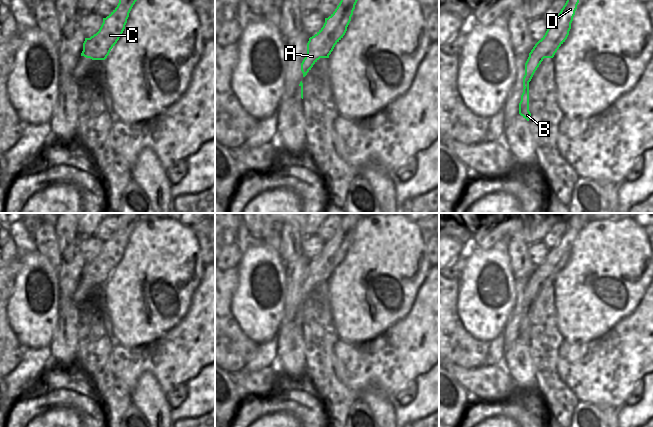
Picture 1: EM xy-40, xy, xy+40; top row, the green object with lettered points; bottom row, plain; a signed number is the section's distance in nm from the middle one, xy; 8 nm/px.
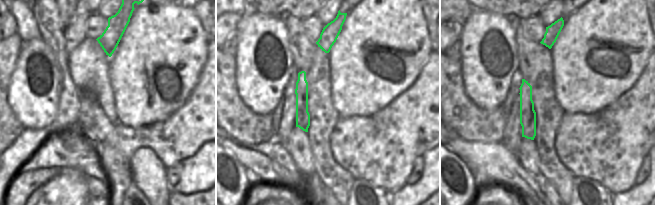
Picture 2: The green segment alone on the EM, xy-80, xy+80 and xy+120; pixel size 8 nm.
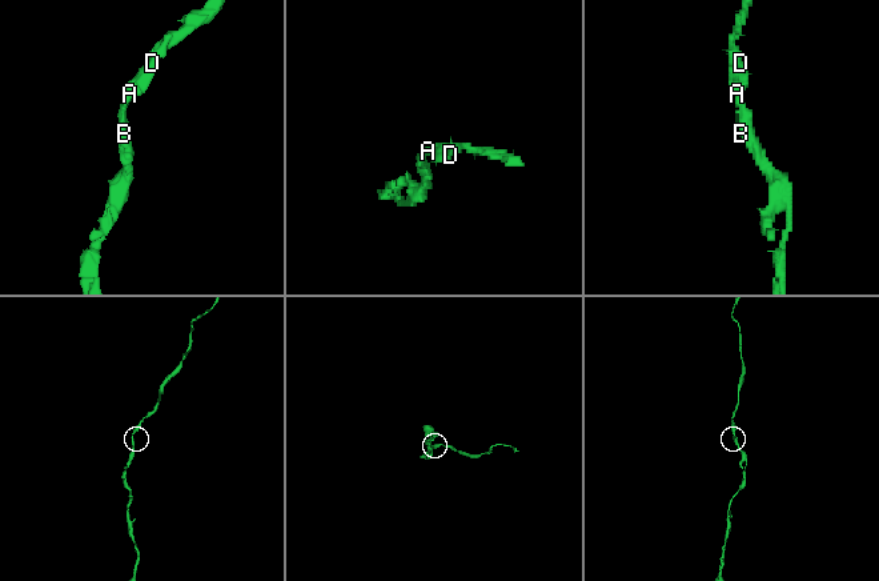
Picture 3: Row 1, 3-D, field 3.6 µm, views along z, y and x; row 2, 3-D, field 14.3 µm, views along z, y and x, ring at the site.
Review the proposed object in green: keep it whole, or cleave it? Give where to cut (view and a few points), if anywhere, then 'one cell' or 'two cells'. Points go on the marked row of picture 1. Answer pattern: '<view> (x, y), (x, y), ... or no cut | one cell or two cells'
no cut | one cell

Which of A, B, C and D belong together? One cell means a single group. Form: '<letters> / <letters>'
A B C D

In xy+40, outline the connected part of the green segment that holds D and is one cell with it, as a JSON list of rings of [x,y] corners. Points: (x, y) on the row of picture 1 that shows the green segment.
[[[567,0],[559,15],[550,23],[545,35],[535,44],[525,63],[523,93],[519,103],[519,114],[529,121],[529,82],[544,58],[553,58],[559,47],[565,42],[571,29],[571,23],[579,0]]]

